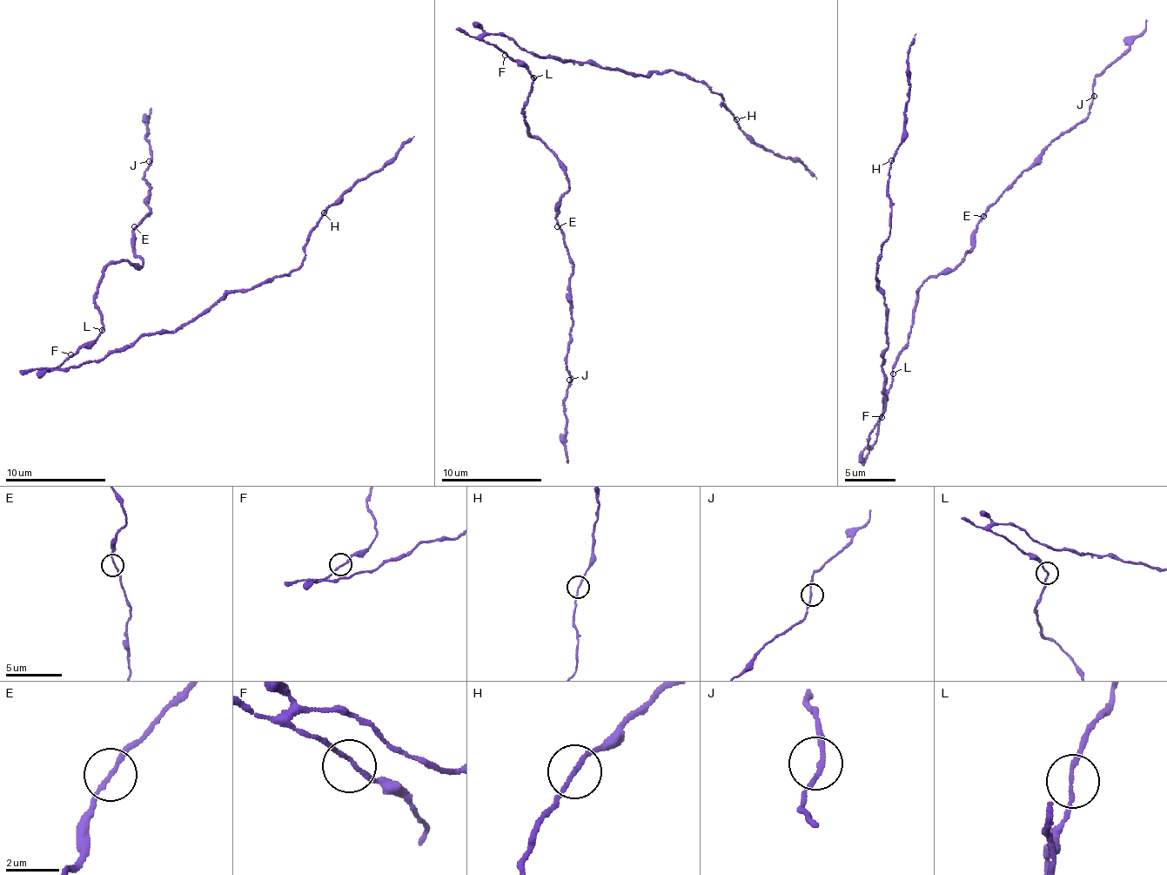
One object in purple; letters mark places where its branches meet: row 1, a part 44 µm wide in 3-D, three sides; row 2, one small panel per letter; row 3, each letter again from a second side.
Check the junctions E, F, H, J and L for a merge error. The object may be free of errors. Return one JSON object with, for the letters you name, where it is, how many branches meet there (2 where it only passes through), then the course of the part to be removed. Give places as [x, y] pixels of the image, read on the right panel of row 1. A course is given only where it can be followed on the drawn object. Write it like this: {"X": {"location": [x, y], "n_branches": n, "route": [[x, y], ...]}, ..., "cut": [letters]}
{"cut": []}

